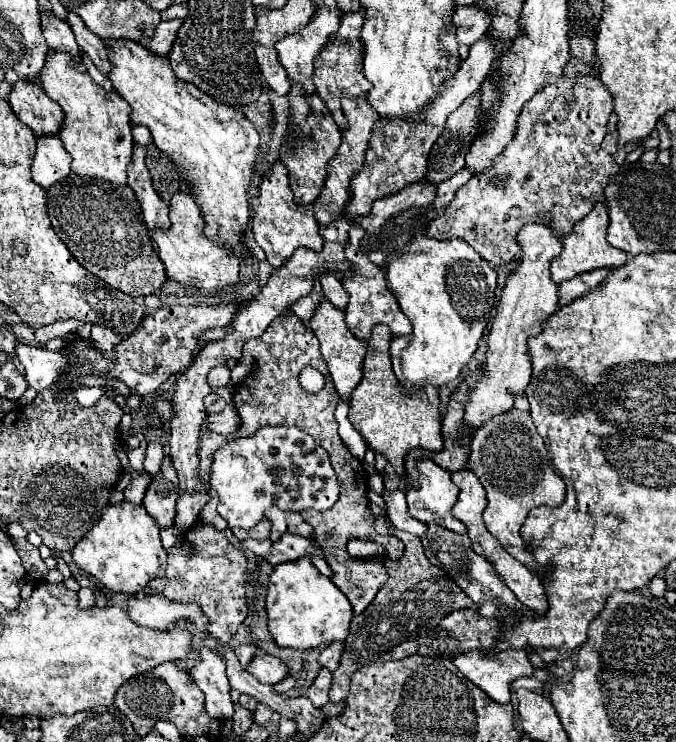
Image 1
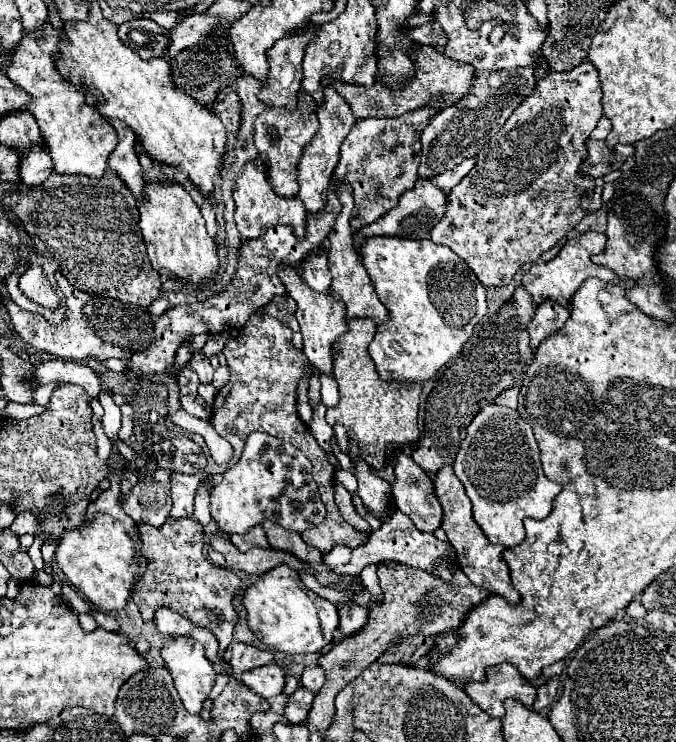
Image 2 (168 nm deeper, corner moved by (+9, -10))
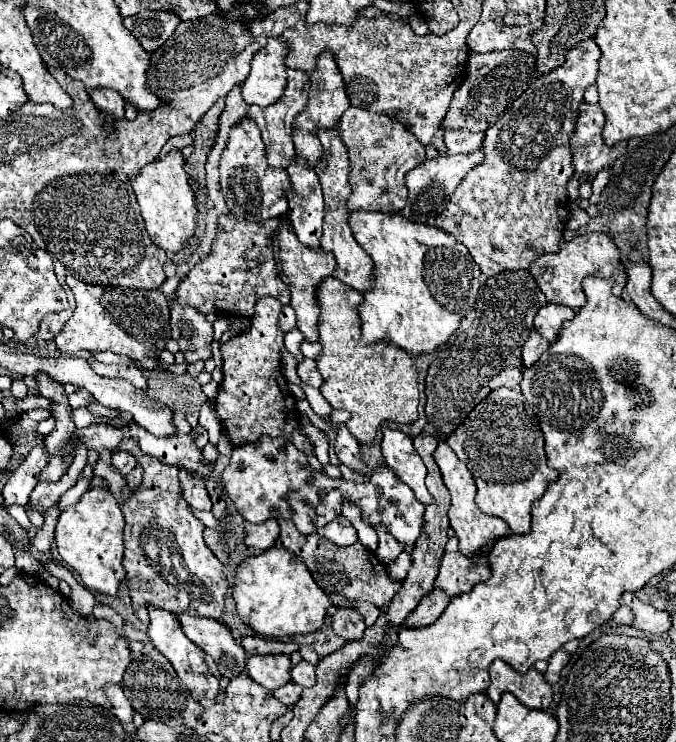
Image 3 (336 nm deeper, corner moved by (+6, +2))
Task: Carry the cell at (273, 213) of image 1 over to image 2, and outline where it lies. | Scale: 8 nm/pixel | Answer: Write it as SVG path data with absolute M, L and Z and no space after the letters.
M261 158L249 160L247 166L245 166L243 176L235 178L233 200L237 204L237 208L235 208L235 222L237 222L237 228L239 228L239 232L241 232L241 236L245 240L255 240L255 238L263 236L263 232L267 232L267 228L271 228L275 224L289 224L297 238L305 236L307 210L305 210L303 202L297 196L295 198L275 196L275 192L271 190L269 182L267 182L267 166L263 164Z

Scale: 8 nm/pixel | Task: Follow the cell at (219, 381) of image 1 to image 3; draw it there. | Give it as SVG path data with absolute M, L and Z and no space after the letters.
M170 300L170 310L172 310L170 320L172 338L178 342L186 362L208 360L212 356L210 344L214 338L214 330L212 324L206 320L206 316L196 308L178 304L176 300Z

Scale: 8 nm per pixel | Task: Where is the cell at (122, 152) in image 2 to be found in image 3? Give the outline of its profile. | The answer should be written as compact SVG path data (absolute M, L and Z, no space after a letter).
M98 88L98 90L90 90L90 98L94 104L98 104L98 110L102 110L104 114L112 116L112 118L124 118L124 100L122 96L118 96L118 92L110 92L110 88Z

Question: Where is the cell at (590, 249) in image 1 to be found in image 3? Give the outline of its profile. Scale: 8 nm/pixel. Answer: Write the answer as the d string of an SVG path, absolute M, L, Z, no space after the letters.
M600 232L578 236L570 242L564 242L560 246L558 254L542 254L540 258L534 260L534 264L530 264L530 272L536 278L538 288L544 292L548 302L566 304L576 310L586 304L586 298L582 292L582 280L586 276L612 278L616 282L614 296L618 296L618 298L622 298L624 284L626 284L626 274L624 274L624 266L620 262L620 252L618 252L616 244L606 234L600 234Z

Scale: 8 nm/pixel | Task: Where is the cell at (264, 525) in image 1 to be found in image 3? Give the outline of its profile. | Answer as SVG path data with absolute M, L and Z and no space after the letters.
M266 520L262 524L244 522L244 544L254 550L272 548L274 542L278 540L278 532L280 528L276 520Z

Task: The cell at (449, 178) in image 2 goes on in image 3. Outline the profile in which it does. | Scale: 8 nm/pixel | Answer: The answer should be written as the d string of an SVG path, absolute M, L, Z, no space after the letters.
M446 130L444 142L446 142L448 154L460 154L460 152L470 154L482 146L484 134L482 132L464 132L464 130Z

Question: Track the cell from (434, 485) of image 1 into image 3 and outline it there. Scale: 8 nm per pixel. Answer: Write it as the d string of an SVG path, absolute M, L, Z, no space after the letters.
M384 428L380 446L382 446L382 456L386 464L396 472L396 476L414 490L416 498L422 504L430 504L432 498L424 486L426 466L420 460L416 448L412 446L412 438L402 430Z

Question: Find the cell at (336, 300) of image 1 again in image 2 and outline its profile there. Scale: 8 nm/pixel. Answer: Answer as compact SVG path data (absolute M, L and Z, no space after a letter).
M311 256L303 260L303 278L307 286L315 292L329 292L331 290L331 272L327 268L327 256Z

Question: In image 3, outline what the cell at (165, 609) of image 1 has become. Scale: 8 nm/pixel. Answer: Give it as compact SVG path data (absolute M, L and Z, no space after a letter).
M188 614L178 616L184 634L206 654L210 654L218 666L218 672L226 678L234 678L246 670L246 652L232 638L226 624L210 618L196 618Z

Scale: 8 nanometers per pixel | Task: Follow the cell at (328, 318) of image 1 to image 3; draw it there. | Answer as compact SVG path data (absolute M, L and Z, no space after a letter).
M288 214L282 216L282 224L276 228L274 236L272 236L272 252L274 252L274 260L278 264L278 278L282 278L282 282L286 282L286 286L290 288L290 306L296 312L296 328L304 334L304 340L308 342L318 342L318 302L316 302L316 288L318 284L332 276L332 272L336 270L336 260L332 256L332 252L324 252L322 248L318 248L318 252L310 252L310 248L298 244L294 230L286 224Z

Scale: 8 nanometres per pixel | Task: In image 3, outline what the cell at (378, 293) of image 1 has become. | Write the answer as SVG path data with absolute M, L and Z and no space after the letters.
M318 126L318 140L322 144L322 158L316 164L316 172L322 184L322 192L324 192L324 204L326 204L326 216L324 216L324 230L322 230L322 248L326 252L332 252L336 256L336 270L334 270L334 278L342 280L344 284L356 288L358 292L366 292L368 288L372 288L372 270L374 270L374 262L372 258L360 248L360 244L354 240L352 230L348 226L348 208L346 208L346 200L350 196L350 182L348 182L348 148L340 138L340 130L338 128L320 128Z

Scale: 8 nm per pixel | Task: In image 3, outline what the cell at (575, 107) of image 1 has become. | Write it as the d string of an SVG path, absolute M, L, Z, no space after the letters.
M586 38L566 54L566 64L530 84L512 108L492 128L488 128L484 140L486 160L466 174L446 210L436 218L436 226L440 230L452 234L470 250L484 276L496 276L506 268L528 268L540 254L558 252L566 228L562 216L568 216L566 184L574 172L568 142L578 116L578 100L582 100L584 90L596 82L598 58L600 48L594 38Z

